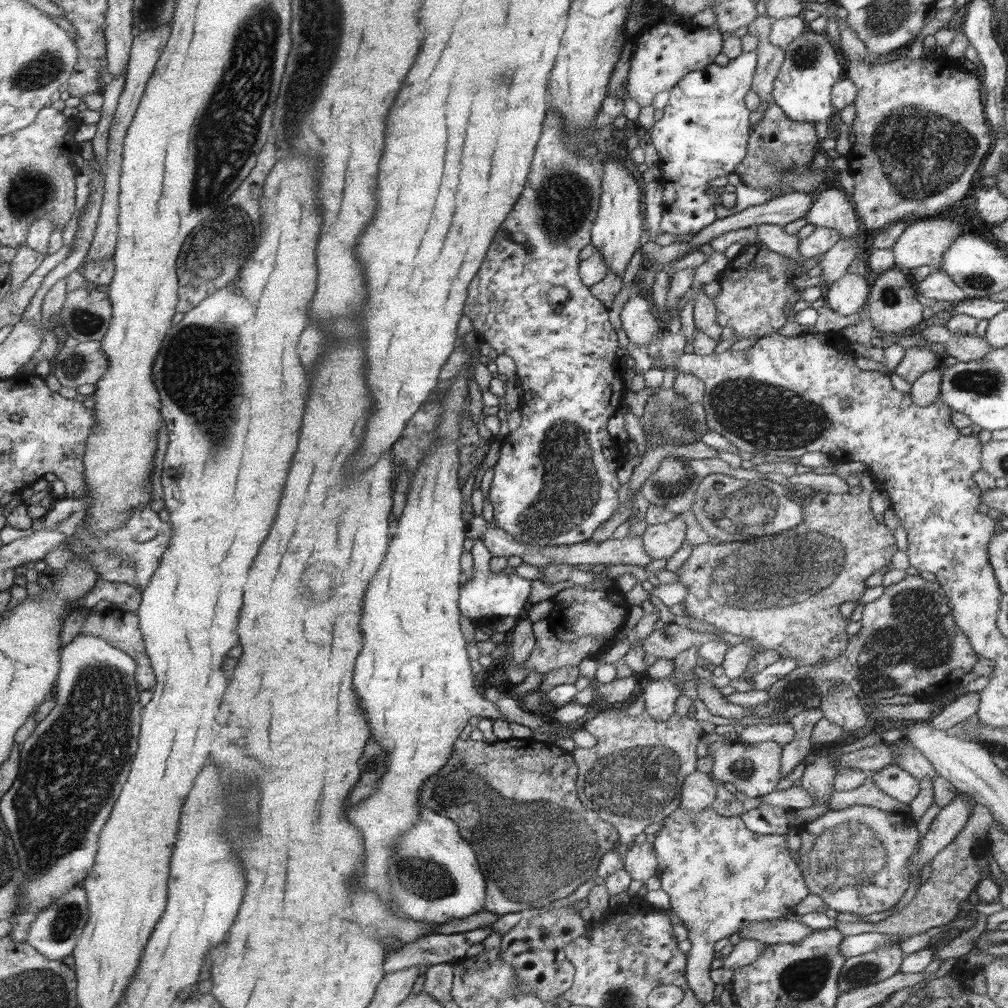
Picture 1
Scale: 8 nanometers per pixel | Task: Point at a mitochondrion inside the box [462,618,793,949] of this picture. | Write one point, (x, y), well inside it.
(565, 843)

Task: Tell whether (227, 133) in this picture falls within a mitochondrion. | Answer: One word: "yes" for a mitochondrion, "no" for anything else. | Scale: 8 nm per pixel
yes

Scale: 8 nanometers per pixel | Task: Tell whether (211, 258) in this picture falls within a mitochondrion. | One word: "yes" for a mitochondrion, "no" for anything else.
yes

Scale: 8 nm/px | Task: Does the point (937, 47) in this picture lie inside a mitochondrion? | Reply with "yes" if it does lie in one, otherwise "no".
no

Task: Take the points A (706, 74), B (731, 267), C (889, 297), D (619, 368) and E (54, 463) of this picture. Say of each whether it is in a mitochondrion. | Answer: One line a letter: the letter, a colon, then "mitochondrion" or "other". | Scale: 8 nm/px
A: other
B: other
C: mitochondrion
D: other
E: other

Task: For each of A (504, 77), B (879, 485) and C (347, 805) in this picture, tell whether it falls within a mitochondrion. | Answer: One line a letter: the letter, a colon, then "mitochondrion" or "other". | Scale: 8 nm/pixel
A: mitochondrion
B: other
C: other

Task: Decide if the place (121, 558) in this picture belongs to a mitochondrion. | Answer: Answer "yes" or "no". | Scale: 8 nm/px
yes

